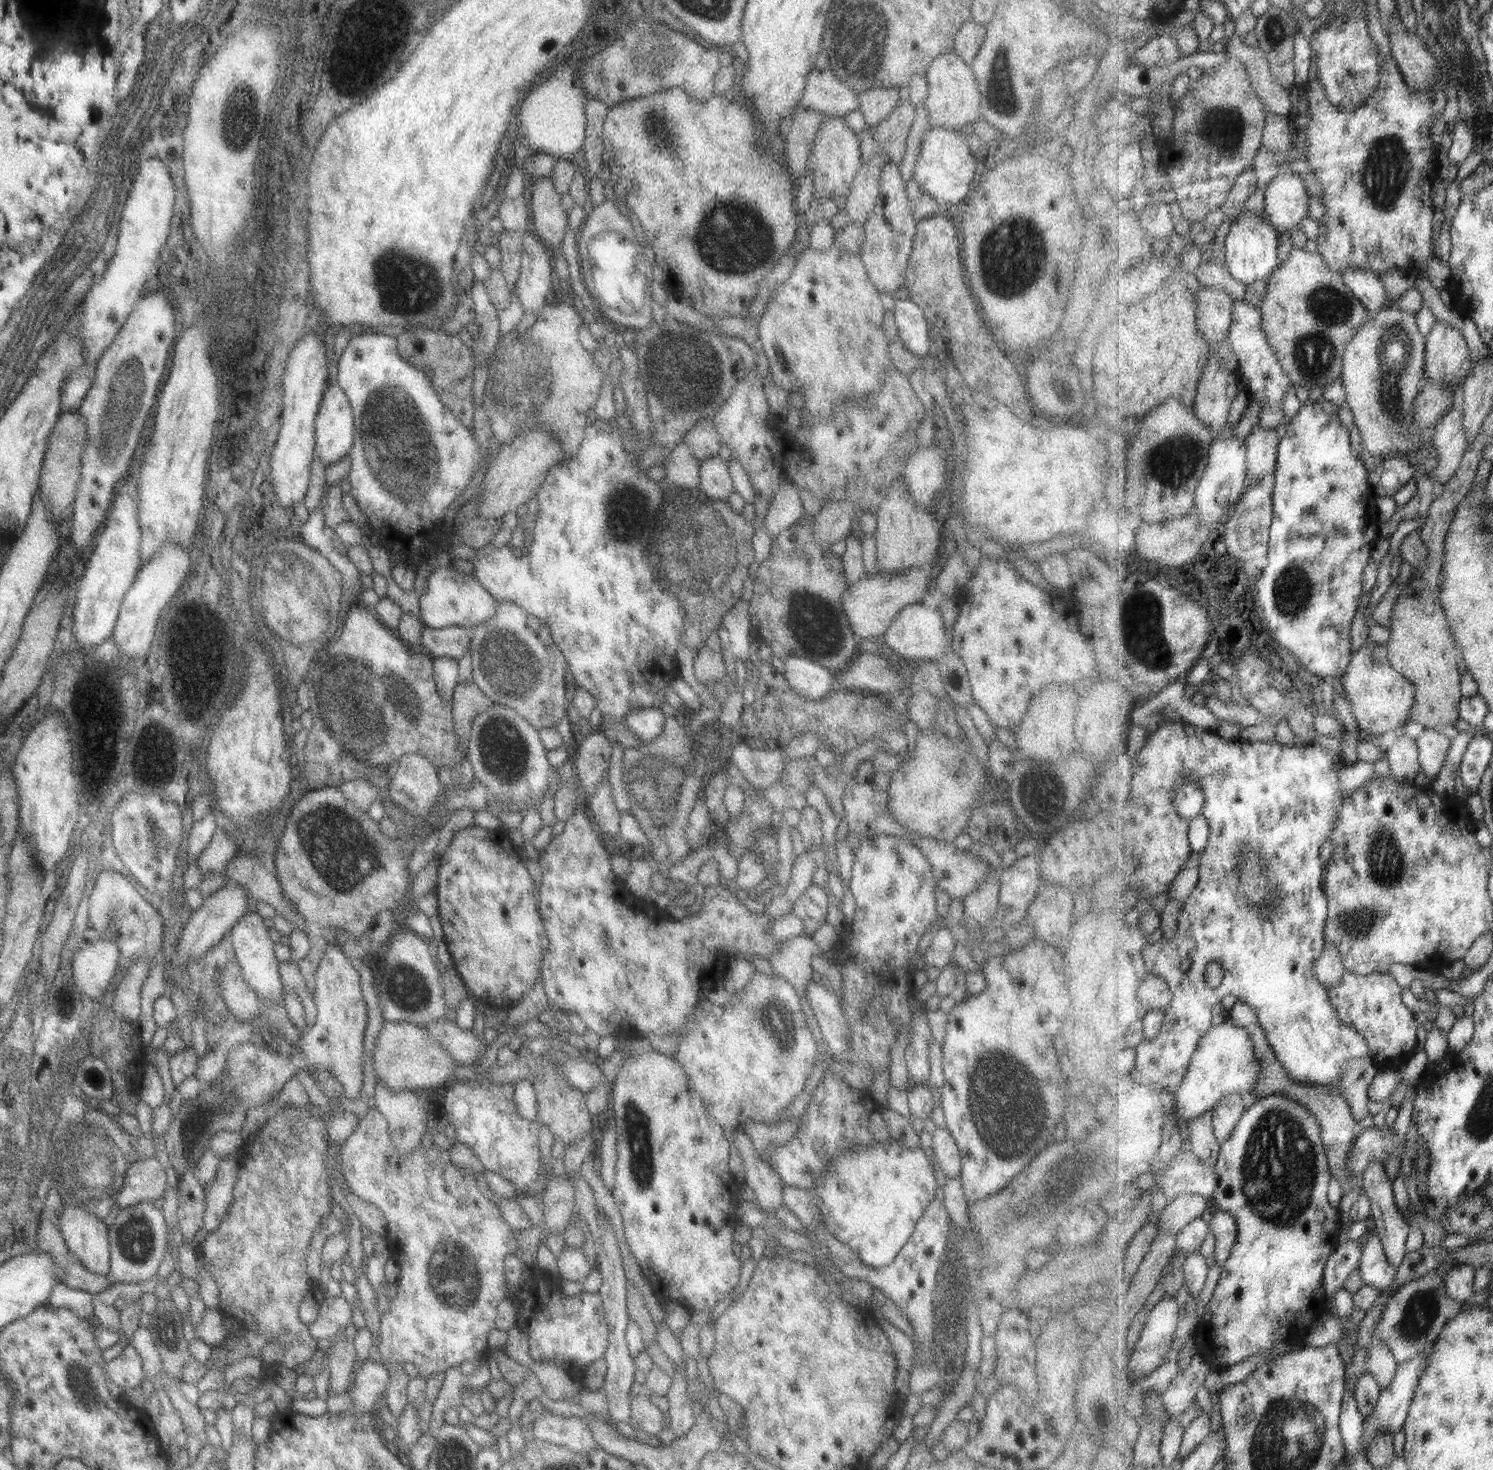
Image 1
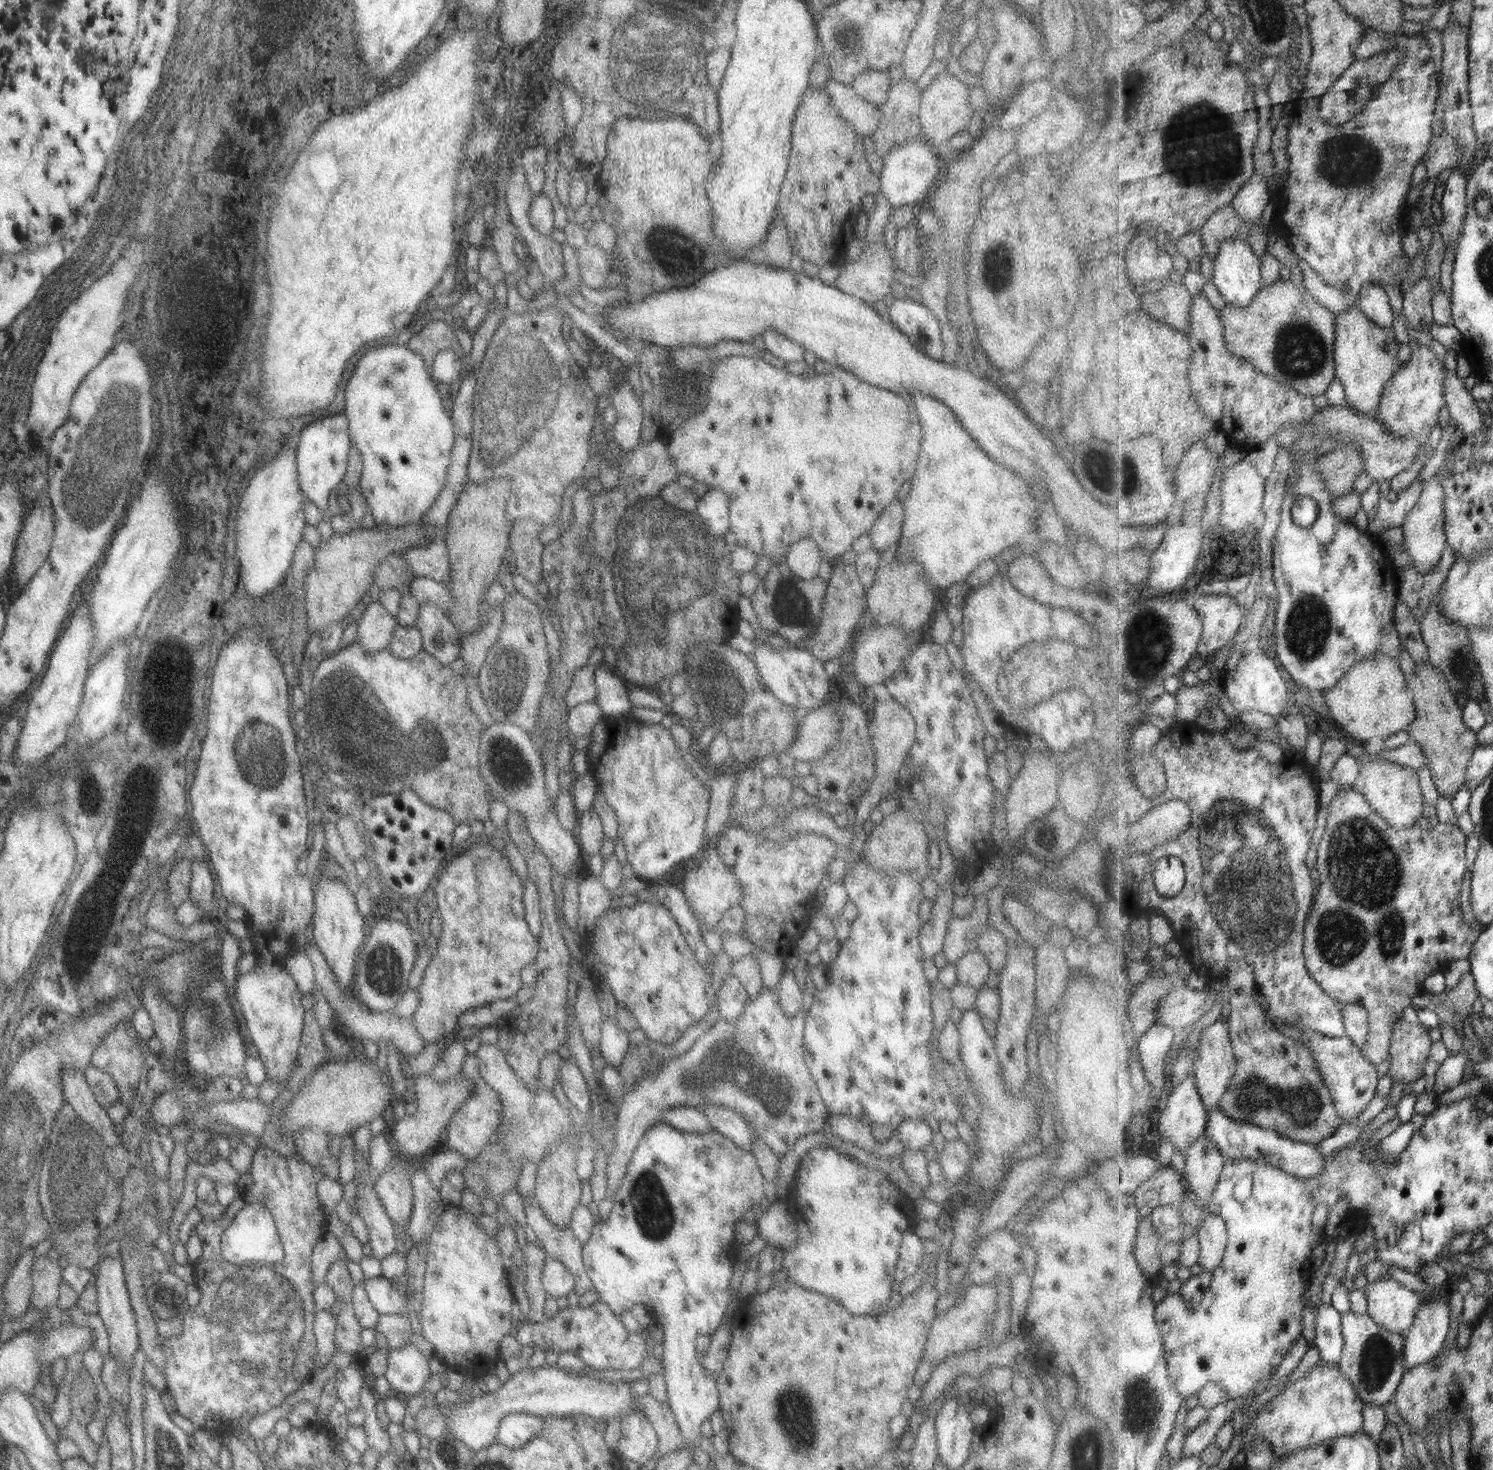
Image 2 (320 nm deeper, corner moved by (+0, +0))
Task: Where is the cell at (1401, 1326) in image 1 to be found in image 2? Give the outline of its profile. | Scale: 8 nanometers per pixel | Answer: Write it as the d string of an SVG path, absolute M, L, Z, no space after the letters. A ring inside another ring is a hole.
M1352 1311L1342 1314L1341 1326L1344 1347L1339 1365L1342 1371L1351 1378L1355 1390L1364 1402L1386 1406L1395 1397L1407 1372L1404 1367L1404 1335L1393 1334L1390 1330L1379 1327L1369 1314L1357 1315Z

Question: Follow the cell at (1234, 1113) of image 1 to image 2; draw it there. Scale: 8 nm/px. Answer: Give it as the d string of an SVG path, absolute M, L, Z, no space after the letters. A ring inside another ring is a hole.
M1219 1019L1213 1025L1207 1026L1202 1032L1200 1042L1199 1055L1193 1062L1191 1071L1194 1072L1197 1080L1199 1094L1206 1104L1206 1109L1210 1112L1211 1109L1220 1108L1221 1099L1229 1089L1238 1062L1235 1058L1230 1028L1225 1020Z

